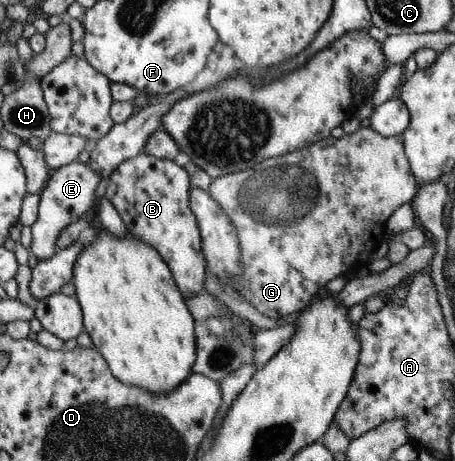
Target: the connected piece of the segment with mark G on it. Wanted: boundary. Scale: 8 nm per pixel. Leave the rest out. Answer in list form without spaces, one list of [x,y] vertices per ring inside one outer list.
[[[360,127],[352,134],[345,134],[337,139],[330,136],[329,139],[311,144],[305,149],[298,149],[293,153],[287,153],[282,156],[272,157],[258,163],[254,168],[233,172],[226,176],[221,176],[212,180],[208,192],[219,201],[222,208],[231,217],[238,237],[240,239],[240,248],[242,249],[242,266],[244,275],[240,278],[232,278],[227,284],[231,289],[235,289],[235,296],[241,301],[249,302],[259,312],[267,315],[271,319],[289,317],[293,313],[300,313],[309,305],[311,297],[317,295],[319,287],[325,287],[331,279],[343,275],[343,247],[345,247],[345,273],[351,267],[351,271],[359,265],[359,253],[361,253],[361,265],[369,261],[369,255],[381,247],[385,235],[389,235],[390,227],[385,227],[385,221],[393,217],[395,211],[401,208],[403,204],[411,202],[419,188],[412,172],[410,161],[405,152],[405,141],[402,135],[385,137],[377,130],[370,127]]]

